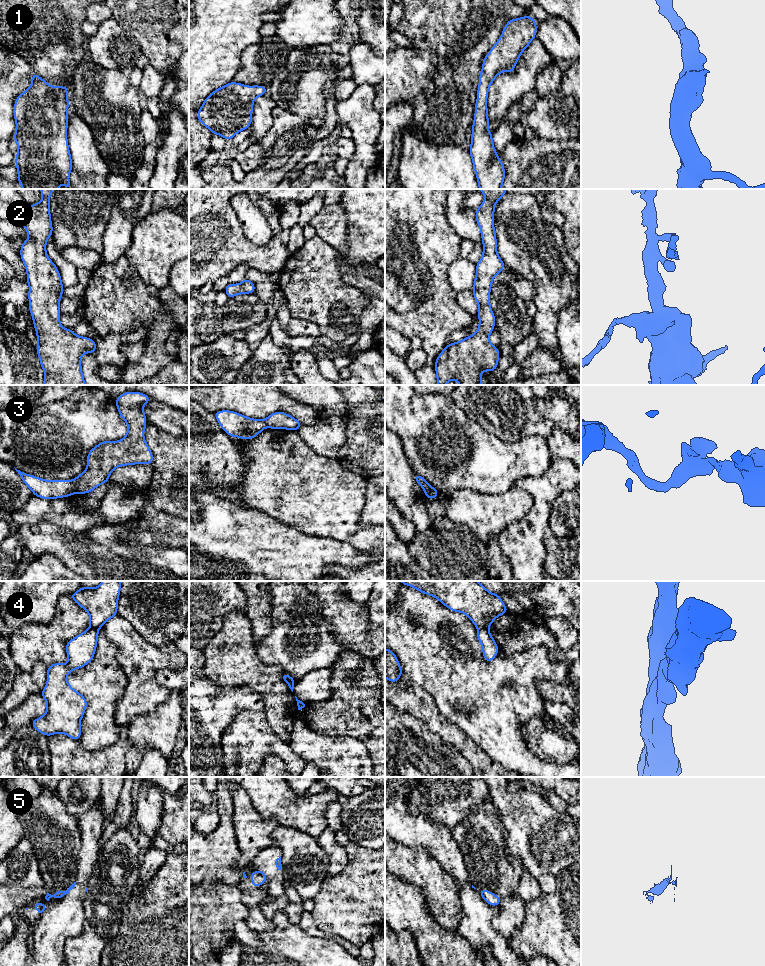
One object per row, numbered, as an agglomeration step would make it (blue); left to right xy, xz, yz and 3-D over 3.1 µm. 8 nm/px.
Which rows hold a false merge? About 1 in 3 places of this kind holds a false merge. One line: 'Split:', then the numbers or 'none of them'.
Split: 3, 4, 5

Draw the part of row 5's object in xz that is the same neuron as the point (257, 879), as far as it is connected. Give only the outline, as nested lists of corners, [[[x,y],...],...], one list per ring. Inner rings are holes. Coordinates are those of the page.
[[[258,872],[251,873],[251,881],[254,888],[261,886],[267,879]]]

